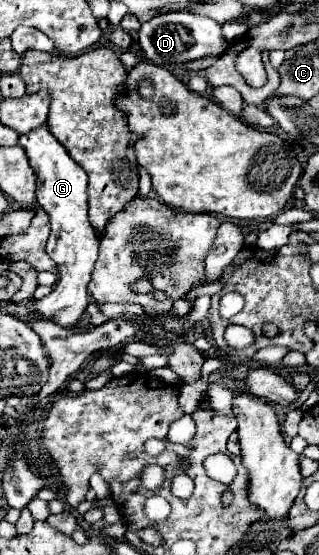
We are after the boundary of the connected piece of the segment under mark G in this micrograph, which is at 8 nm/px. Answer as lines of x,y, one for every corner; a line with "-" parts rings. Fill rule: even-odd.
47,125
21,135
19,145
25,149
29,163
37,175
37,203
51,219
51,235
47,239
47,255
59,267
59,281
53,291
33,305
39,318
50,319
53,323
73,329
83,315
87,299
87,283
97,261
97,233
87,219
87,173
77,161
65,151
65,147
47,131

